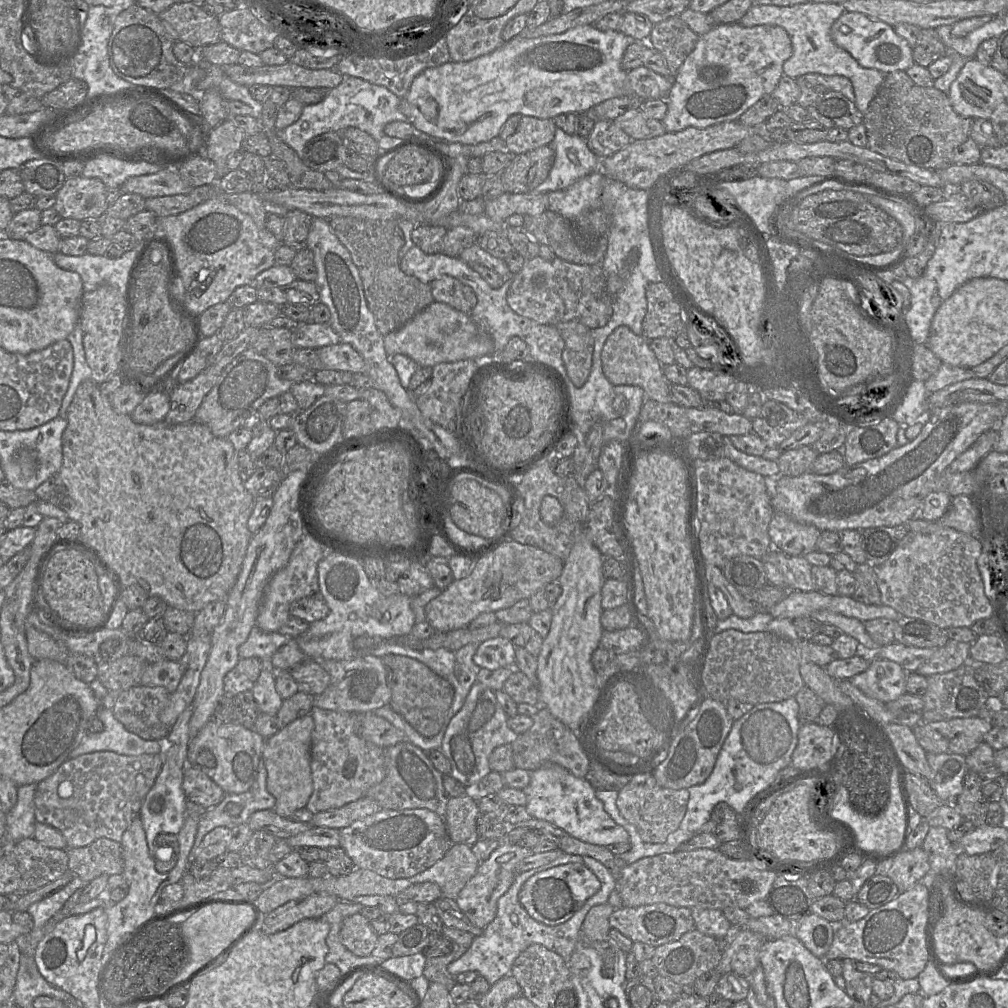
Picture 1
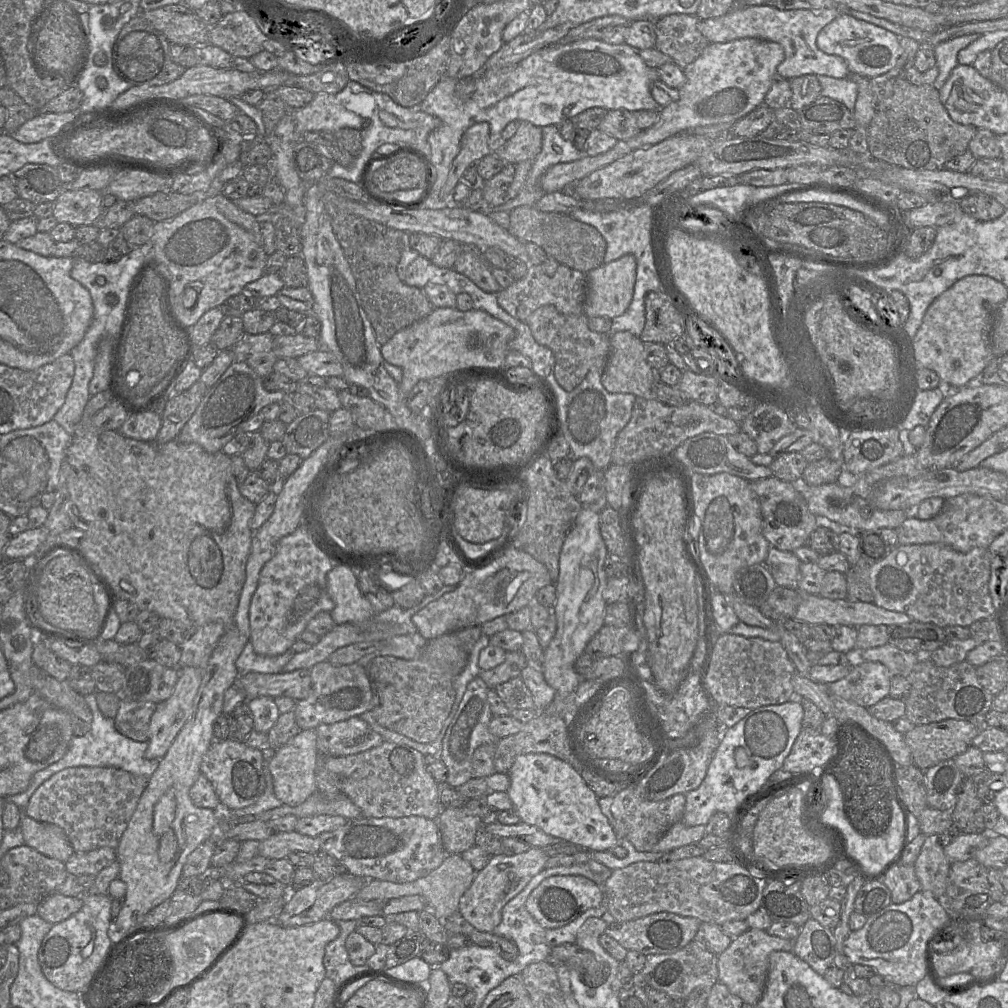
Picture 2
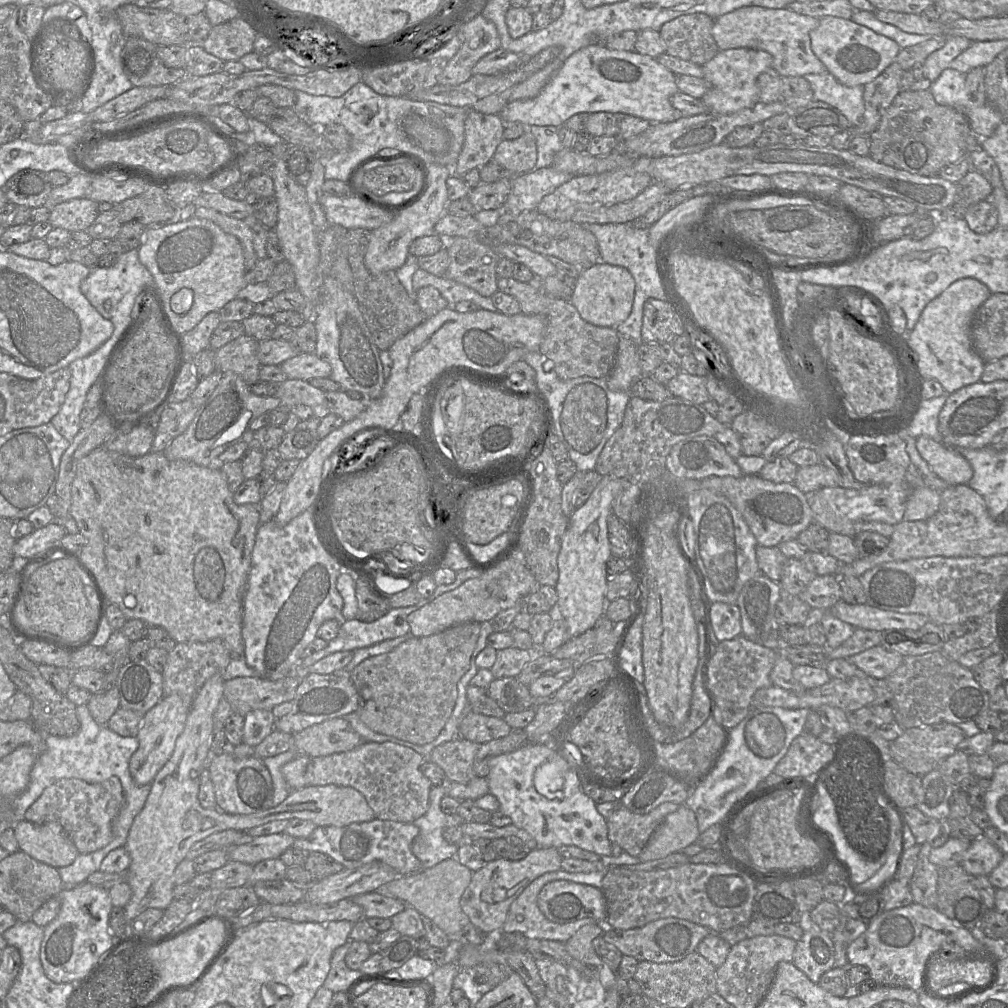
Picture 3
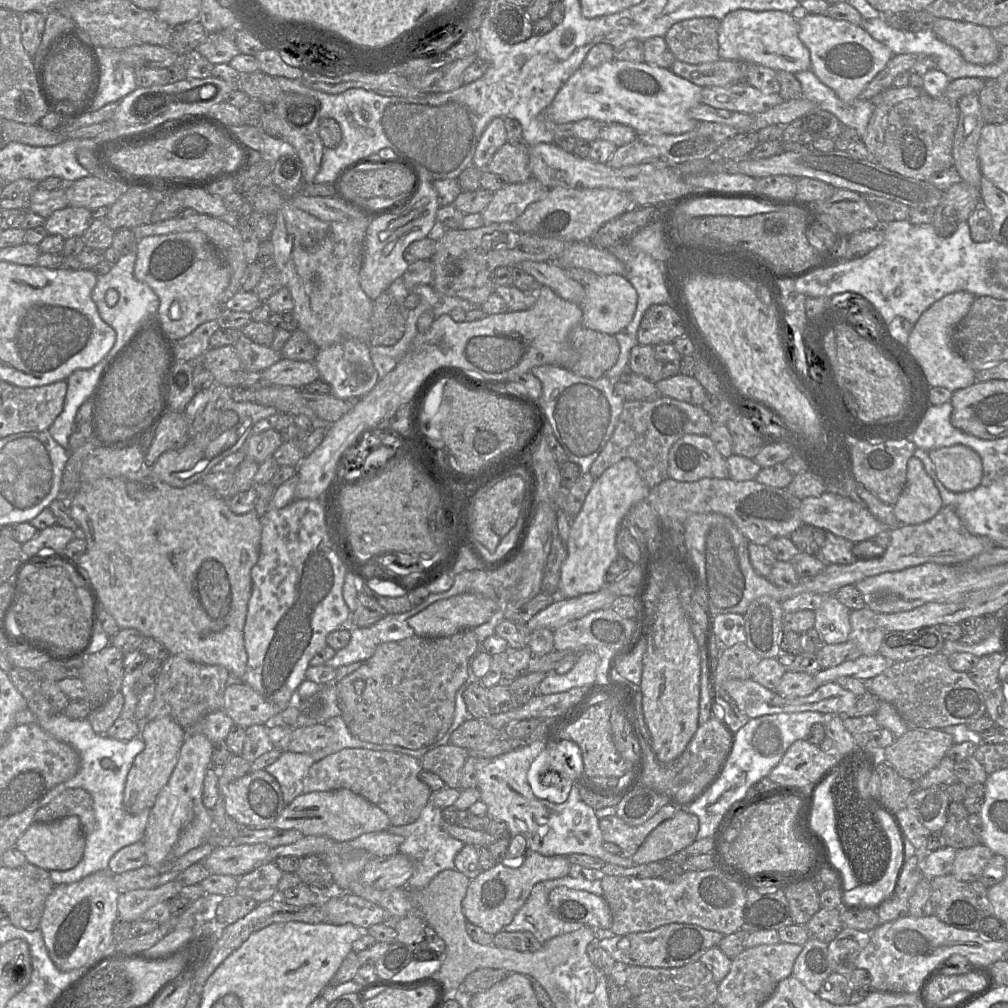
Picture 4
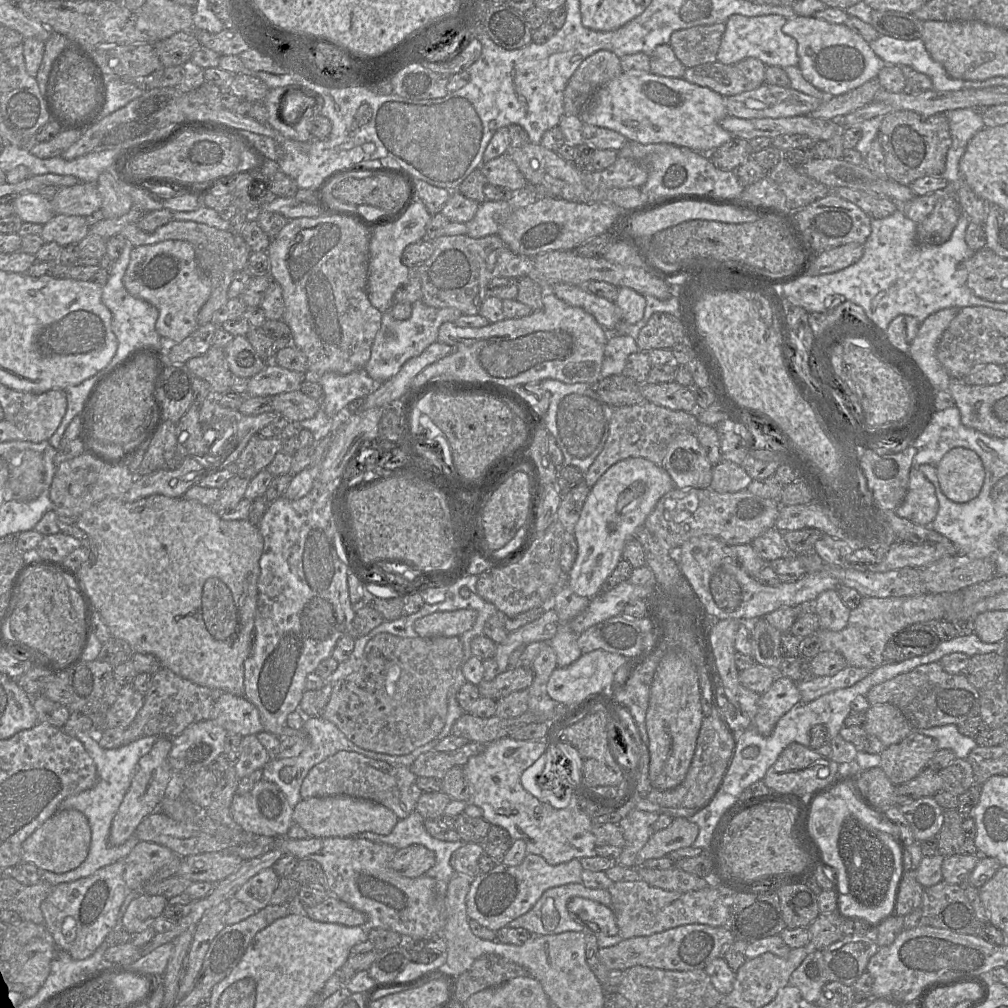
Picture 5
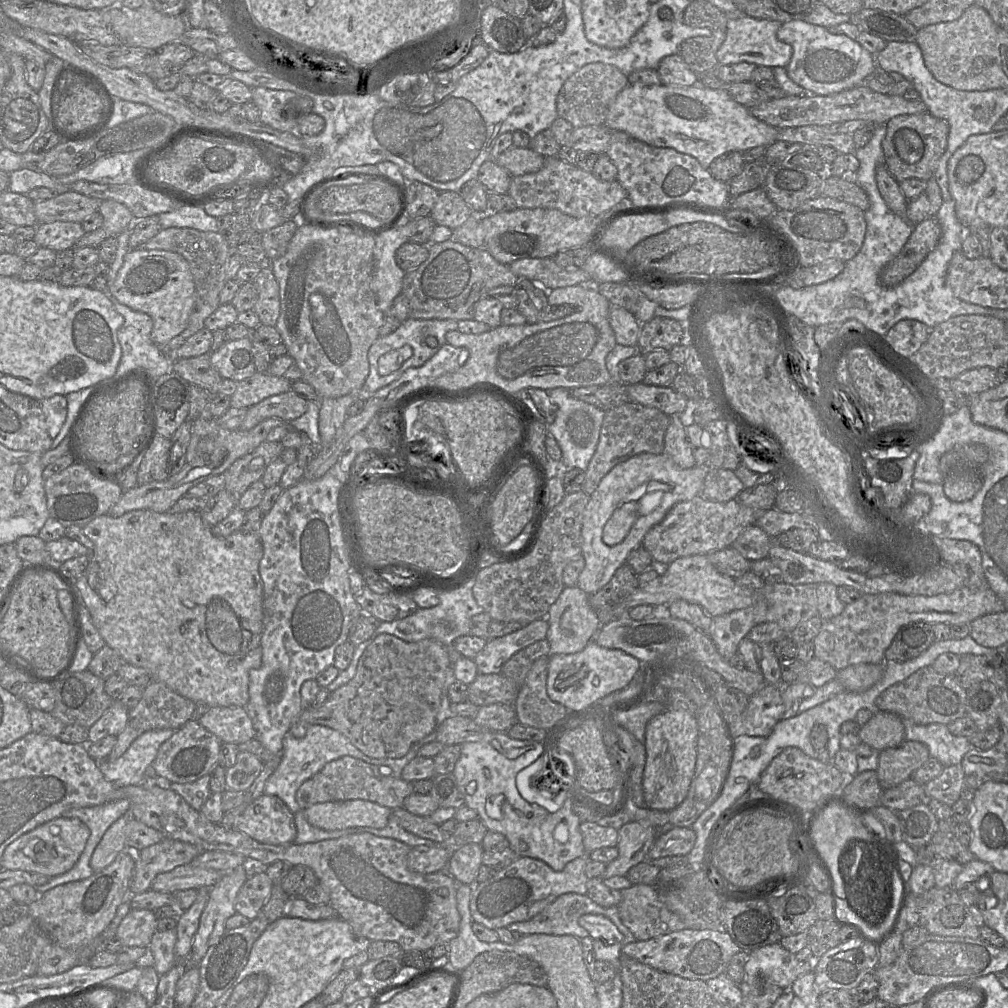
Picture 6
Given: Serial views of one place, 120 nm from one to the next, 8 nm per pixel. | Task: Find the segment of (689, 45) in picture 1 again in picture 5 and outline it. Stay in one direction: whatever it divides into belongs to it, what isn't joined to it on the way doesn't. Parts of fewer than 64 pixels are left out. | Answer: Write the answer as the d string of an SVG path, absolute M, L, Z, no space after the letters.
M725 23L680 29L671 34L669 44L686 68L694 67L717 61L724 32Z

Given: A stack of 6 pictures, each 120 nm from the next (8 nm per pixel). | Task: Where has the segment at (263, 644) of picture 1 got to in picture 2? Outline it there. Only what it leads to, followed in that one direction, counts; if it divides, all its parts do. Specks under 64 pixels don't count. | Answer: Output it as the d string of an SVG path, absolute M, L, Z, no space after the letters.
M249 640L236 660L238 676L249 672L275 674L283 672L283 667L294 657L291 647L283 654L277 656L264 656L257 654Z

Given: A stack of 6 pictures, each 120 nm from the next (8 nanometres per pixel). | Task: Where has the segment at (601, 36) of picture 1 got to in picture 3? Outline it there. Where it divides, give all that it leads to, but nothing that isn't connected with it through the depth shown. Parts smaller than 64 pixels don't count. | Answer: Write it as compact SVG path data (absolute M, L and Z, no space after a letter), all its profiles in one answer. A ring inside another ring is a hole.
M591 43L590 45L581 48L580 50L574 52L572 55L570 55L562 64L562 66L560 67L560 69L557 71L557 73L553 76L553 78L551 78L551 80L544 86L544 88L539 92L539 94L537 96L535 96L534 98L530 98L530 99L522 99L522 100L514 100L509 102L500 112L500 117L502 118L502 120L504 121L504 123L508 123L508 122L520 122L524 125L527 126L555 126L555 127L561 127L564 125L564 123L573 115L576 115L578 113L597 113L597 112L609 112L609 113L614 113L614 114L627 114L627 115L632 115L632 116L636 116L642 119L645 119L647 121L649 121L650 123L667 123L667 122L671 122L674 121L676 119L679 119L681 117L690 117L690 116L681 116L680 113L678 112L678 110L676 110L672 104L671 104L671 97L677 93L679 91L677 84L676 84L676 75L670 71L669 69L667 69L665 66L663 66L662 64L660 64L656 58L653 58L651 56L648 55L643 55L643 54L639 54L635 51L621 51L621 50L610 50L608 48L606 48L602 43ZM428 165L427 189L422 198L401 212L394 213L393 219L382 227L371 231L364 263L368 271L374 275L397 270L407 260L409 245L417 238L434 234L434 227L446 211L448 204L446 181L452 169L447 166Z

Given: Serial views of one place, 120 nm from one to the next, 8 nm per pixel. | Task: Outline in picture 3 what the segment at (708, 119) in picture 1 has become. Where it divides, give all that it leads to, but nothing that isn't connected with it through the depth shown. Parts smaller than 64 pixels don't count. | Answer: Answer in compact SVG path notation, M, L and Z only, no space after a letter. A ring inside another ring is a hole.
M732 48L719 50L717 54L704 65L703 78L709 83L709 91L701 98L707 107L709 113L729 114L747 108L759 101L759 89L757 79L759 75L771 68L773 64L773 56L764 50L751 48ZM552 167L534 169L516 175L513 178L508 198L502 207L502 212L519 214L523 211L536 210L545 196L573 177L573 175L555 170Z

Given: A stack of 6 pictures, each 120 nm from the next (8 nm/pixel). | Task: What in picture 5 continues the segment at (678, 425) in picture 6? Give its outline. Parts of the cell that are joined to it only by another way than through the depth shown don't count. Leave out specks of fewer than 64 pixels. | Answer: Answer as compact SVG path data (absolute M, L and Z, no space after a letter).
M679 433L673 437L664 457L663 468L677 488L710 487L713 465L692 433Z

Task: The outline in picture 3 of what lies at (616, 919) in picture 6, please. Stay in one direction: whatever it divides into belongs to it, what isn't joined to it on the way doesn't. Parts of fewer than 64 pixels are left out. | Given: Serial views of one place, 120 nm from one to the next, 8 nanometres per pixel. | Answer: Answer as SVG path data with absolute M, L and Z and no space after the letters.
M562 869L541 875L540 877L532 881L522 891L522 893L512 902L509 908L507 920L502 927L502 931L508 933L520 932L530 939L546 939L566 943L581 927L588 924L602 924L598 923L598 921L594 918L582 918L570 923L553 922L549 920L539 909L537 899L542 888L552 881L567 880L575 883L587 884L590 886L600 888L602 886L604 876L605 871L589 873L570 873Z

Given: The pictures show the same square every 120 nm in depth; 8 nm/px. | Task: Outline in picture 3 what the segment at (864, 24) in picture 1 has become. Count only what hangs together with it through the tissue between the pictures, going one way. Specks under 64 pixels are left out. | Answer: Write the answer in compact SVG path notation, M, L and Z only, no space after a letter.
M835 16L819 18L819 25L810 32L811 48L840 83L846 86L865 85L880 75L894 60L900 46L891 38L878 34L852 19Z

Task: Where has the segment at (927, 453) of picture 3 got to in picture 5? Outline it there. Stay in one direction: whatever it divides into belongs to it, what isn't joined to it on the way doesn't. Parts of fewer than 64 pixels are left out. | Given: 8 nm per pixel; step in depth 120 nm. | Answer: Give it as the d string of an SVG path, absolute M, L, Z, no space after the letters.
M956 447L937 464L940 487L947 498L966 503L981 492L986 472L981 458L972 450Z

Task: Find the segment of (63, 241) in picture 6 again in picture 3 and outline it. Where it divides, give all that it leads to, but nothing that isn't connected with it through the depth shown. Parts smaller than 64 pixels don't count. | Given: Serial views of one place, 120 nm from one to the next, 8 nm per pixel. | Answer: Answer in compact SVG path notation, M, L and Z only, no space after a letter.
M88 197L68 200L51 209L48 222L53 228L69 232L86 231L99 215L98 206L98 202Z

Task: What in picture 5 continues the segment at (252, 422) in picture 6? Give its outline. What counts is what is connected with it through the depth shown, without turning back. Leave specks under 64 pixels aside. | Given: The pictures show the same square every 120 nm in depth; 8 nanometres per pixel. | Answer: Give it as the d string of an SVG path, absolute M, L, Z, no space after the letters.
M301 390L273 396L273 411L288 421L300 422L313 418L321 408L321 402L305 395Z

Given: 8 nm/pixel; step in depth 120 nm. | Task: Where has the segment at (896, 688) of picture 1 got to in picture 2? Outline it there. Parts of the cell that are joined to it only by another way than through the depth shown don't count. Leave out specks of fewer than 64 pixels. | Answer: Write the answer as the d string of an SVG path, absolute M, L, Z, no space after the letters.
M860 662L844 678L827 685L833 697L840 697L869 708L890 694L893 678L881 662Z

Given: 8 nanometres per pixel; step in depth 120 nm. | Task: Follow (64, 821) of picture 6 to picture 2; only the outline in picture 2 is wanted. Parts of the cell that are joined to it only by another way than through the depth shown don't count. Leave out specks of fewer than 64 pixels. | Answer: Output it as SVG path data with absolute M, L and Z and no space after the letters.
M21 811L19 826L24 844L47 857L65 863L75 852L64 830L55 824L36 821Z

